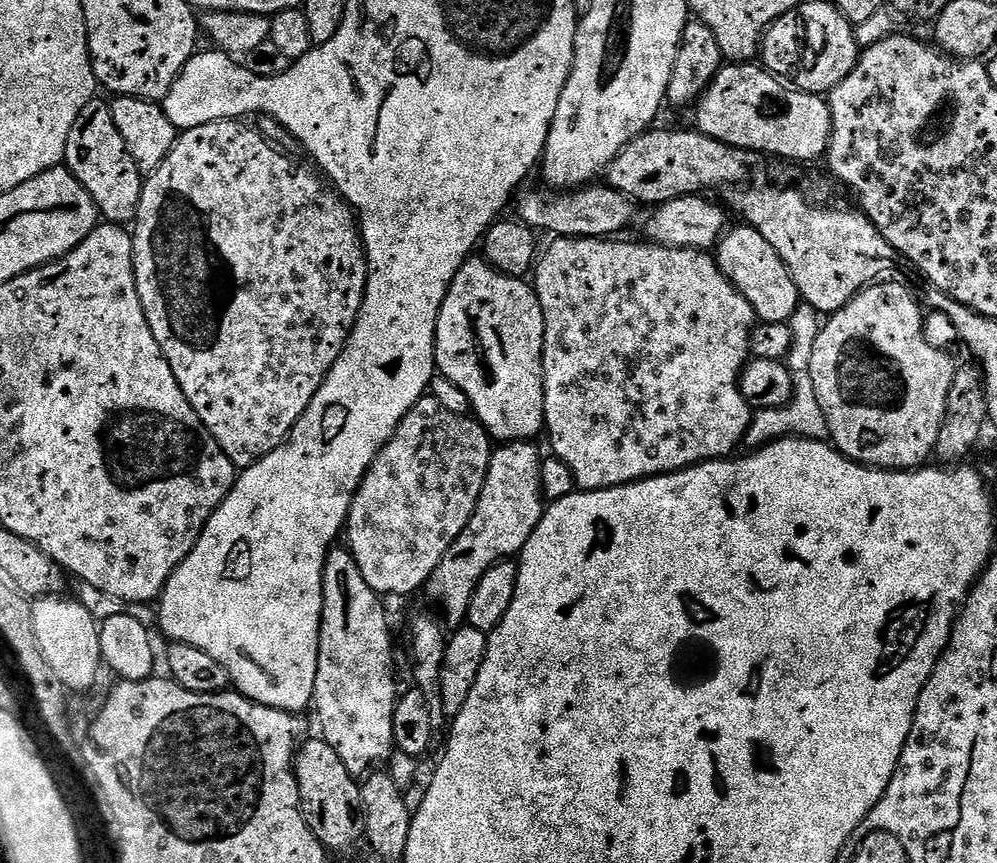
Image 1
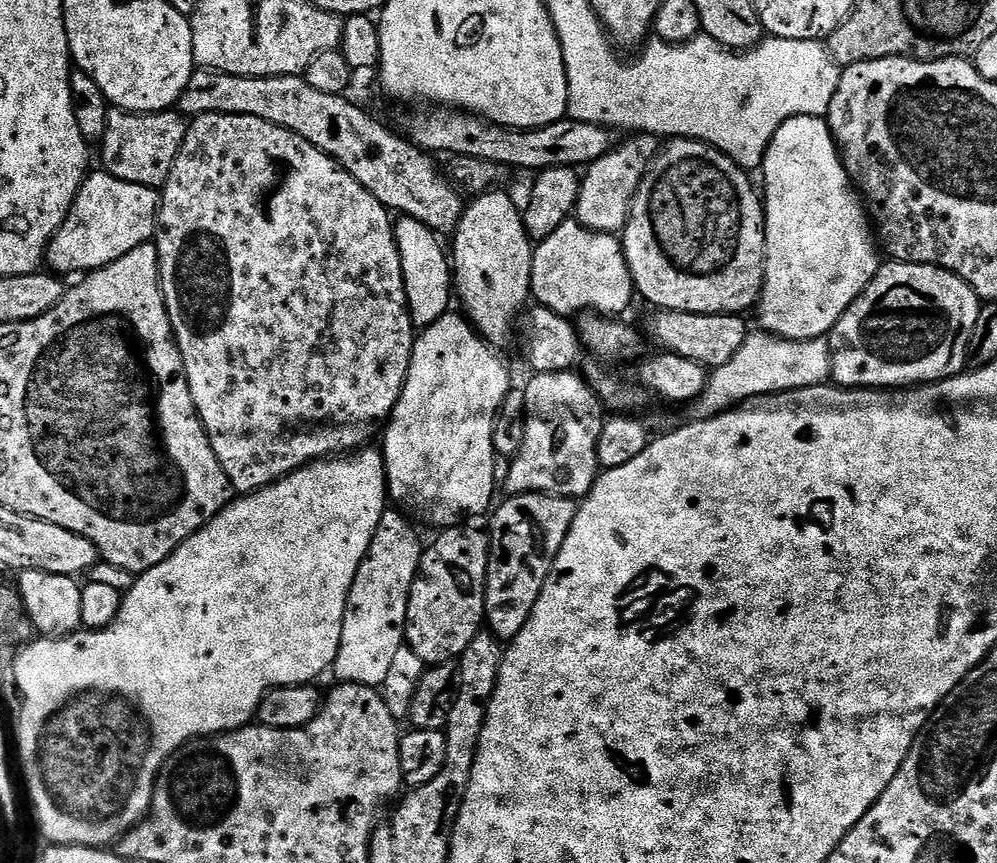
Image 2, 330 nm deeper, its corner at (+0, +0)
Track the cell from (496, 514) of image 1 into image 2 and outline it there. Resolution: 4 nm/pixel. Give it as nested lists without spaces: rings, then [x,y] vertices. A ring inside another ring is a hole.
[[[537,372],[529,384],[523,385],[526,394],[526,442],[522,444],[519,454],[511,457],[508,477],[503,477],[502,488],[508,496],[525,496],[531,492],[547,492],[550,496],[567,496],[583,498],[596,484],[596,477],[602,469],[598,462],[598,438],[606,419],[606,409],[592,388],[571,372]]]

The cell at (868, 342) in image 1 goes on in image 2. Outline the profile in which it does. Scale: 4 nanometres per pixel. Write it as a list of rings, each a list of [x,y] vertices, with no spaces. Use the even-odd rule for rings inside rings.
[[[881,263],[875,278],[842,318],[838,318],[827,337],[832,351],[831,379],[841,388],[899,390],[958,376],[968,363],[970,334],[974,334],[974,322],[978,322],[981,307],[976,291],[961,276],[944,268],[929,264]]]

